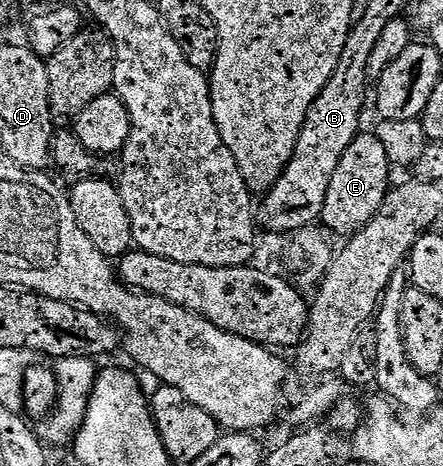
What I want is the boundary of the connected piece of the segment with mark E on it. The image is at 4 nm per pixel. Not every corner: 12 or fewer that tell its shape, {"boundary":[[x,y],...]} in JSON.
{"boundary":[[375,133],[342,153],[321,224],[342,239],[373,220],[392,185]]}

